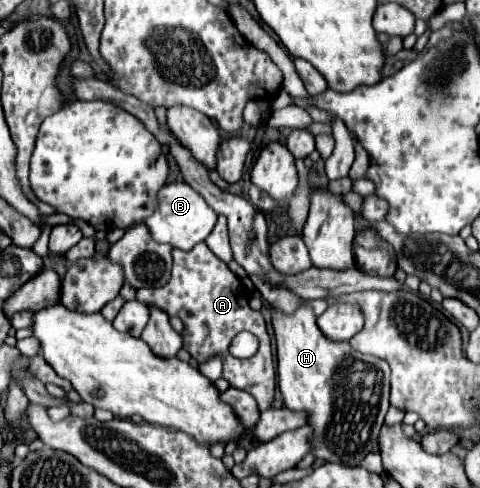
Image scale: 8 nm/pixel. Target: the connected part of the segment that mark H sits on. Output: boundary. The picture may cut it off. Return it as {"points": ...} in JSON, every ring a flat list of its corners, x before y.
{"points":[[307,303,299,305,291,315,287,315,287,313,283,313,283,311,275,309,275,307,271,307,271,325,273,325,275,341,277,341,277,385,279,385,279,391,281,391,281,395,283,395,283,401,285,401,285,405,287,405,289,409,293,409,293,411,307,411,307,413,309,413,309,425,315,429,311,453,313,453,315,457,327,459,327,461,331,461,331,463,343,463,343,465,353,465,353,467,359,465,359,461,361,461,367,453,371,453,371,451,377,447,379,429,381,429,383,417,385,417,385,413,387,413,387,409,389,409,389,373,391,373,391,371,389,371,389,367,387,367,387,361,381,361,379,357,373,357,373,355,363,355,363,353,355,351,349,343,333,343,331,339,327,339,327,337,319,331,319,327,317,327,317,317,315,313,313,313,313,309,311,309]]}

